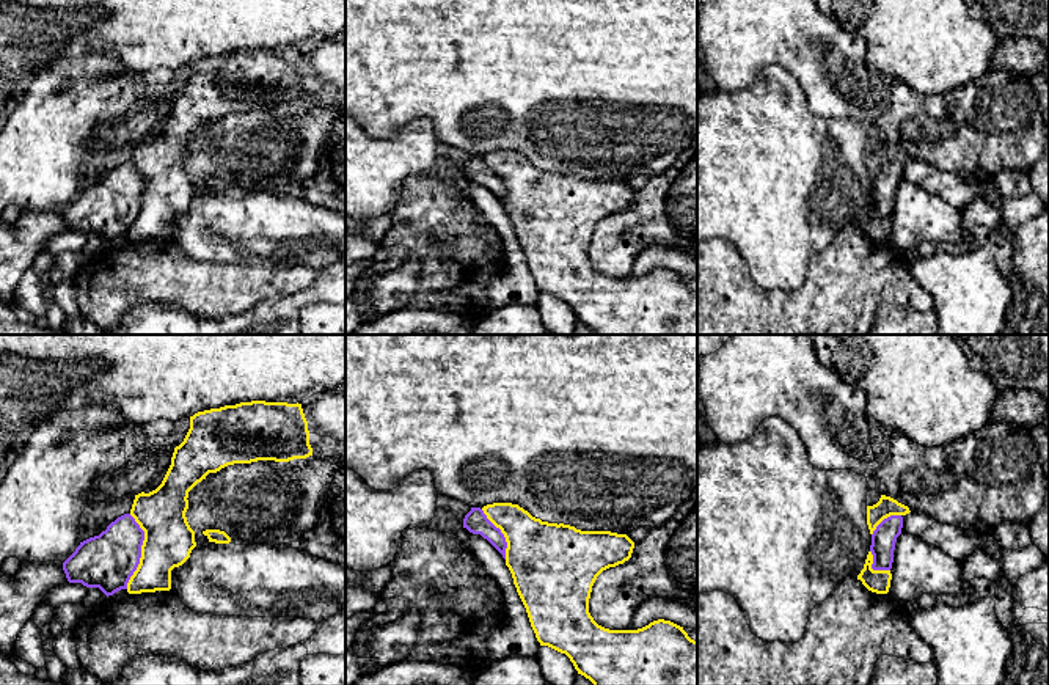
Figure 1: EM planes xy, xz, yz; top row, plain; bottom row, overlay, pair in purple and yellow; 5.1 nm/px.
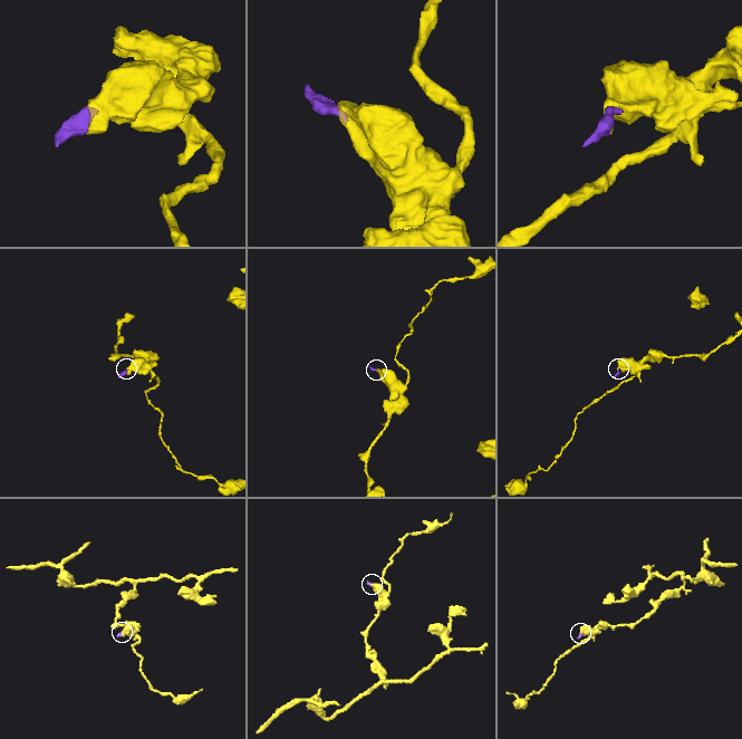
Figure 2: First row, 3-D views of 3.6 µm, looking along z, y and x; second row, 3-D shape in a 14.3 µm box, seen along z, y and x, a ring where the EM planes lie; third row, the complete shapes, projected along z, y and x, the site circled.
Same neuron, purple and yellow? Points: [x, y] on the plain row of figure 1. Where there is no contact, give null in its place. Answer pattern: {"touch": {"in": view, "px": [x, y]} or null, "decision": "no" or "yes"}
{"touch": {"in": "xy", "px": [140, 200]}, "decision": "no"}

